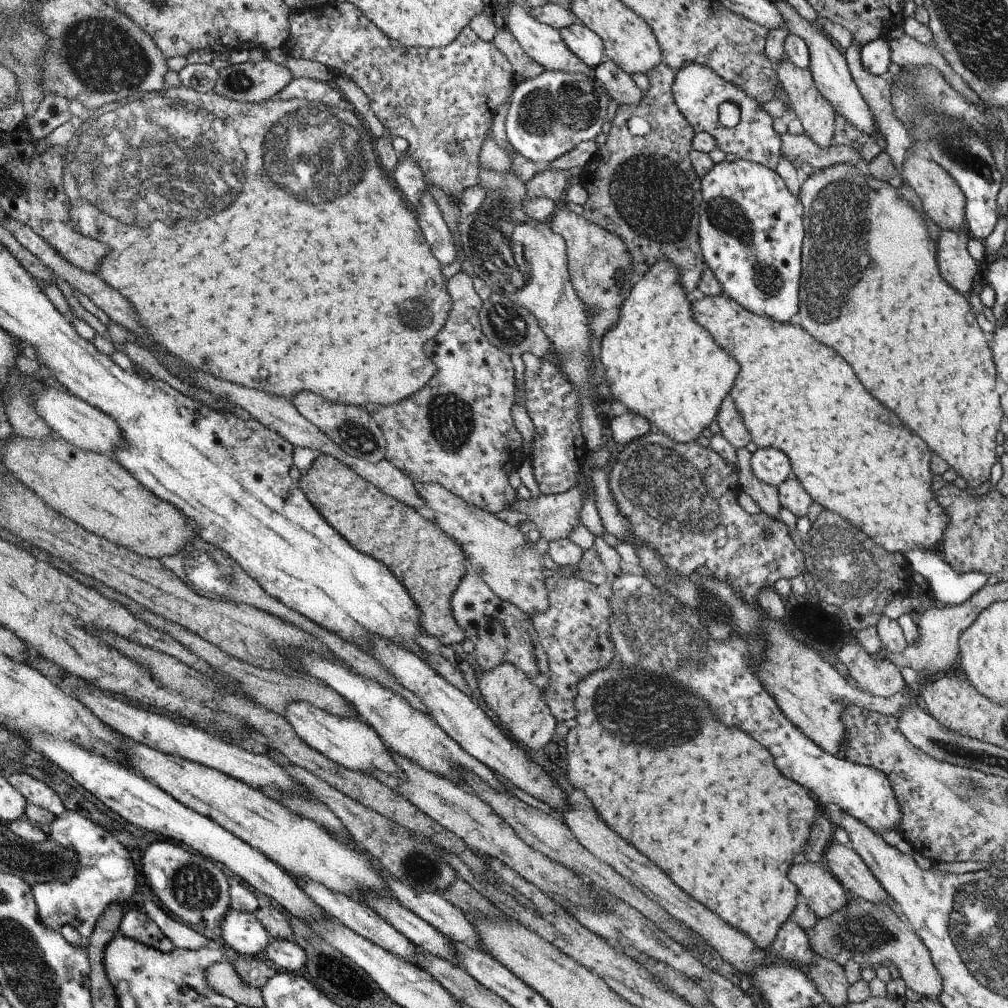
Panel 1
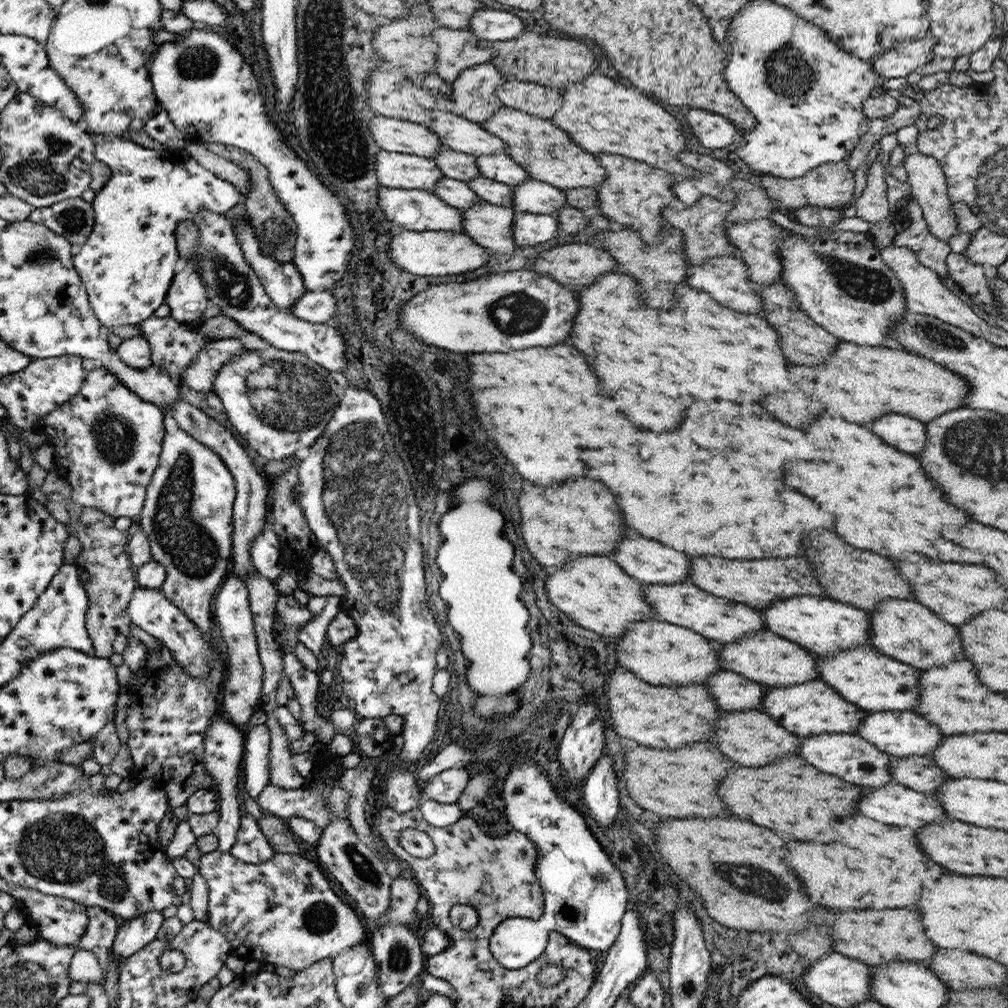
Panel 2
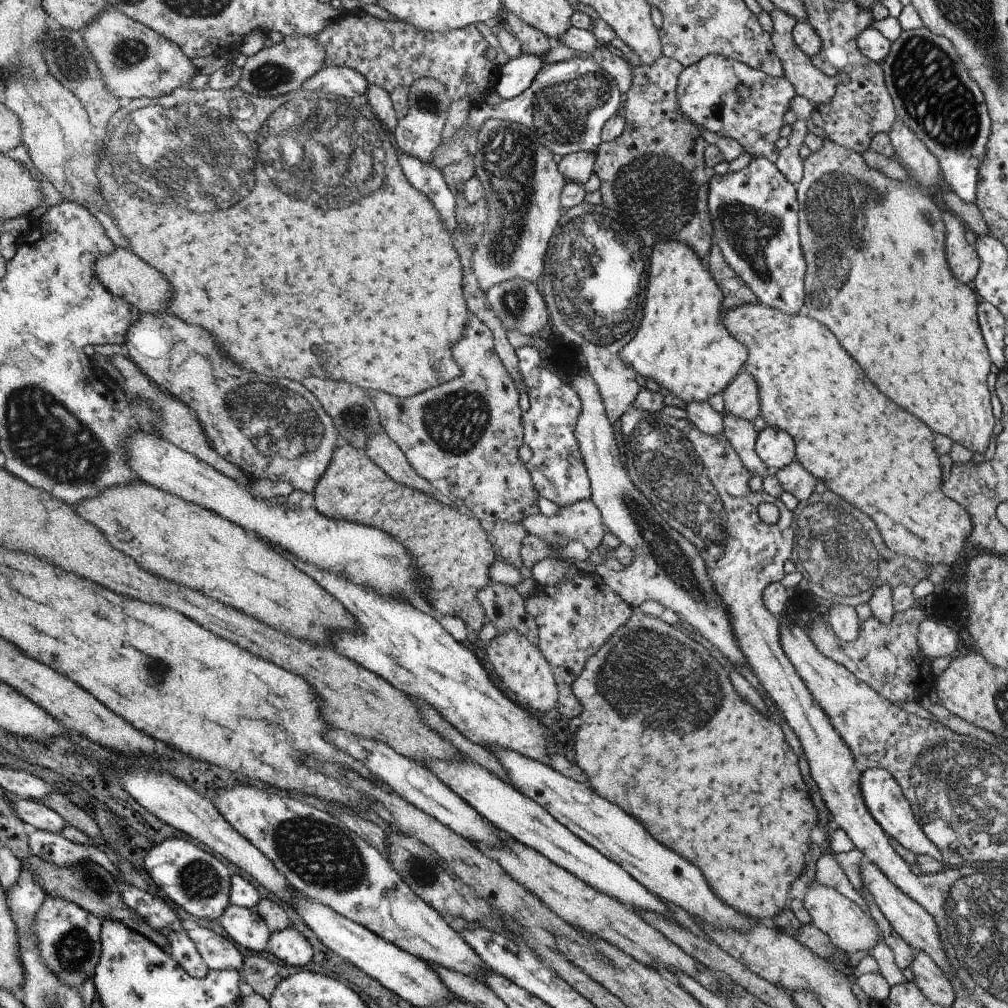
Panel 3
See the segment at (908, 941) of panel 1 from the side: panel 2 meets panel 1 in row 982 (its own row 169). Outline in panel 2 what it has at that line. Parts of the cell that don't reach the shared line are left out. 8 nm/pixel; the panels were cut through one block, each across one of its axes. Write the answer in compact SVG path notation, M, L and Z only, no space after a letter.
M921 153L910 154L904 159L908 182L911 184L911 196L923 212L923 219L927 222L929 231L940 240L948 242L951 236L959 232L957 218L953 212L953 202L948 196L946 175L941 164L929 155Z

